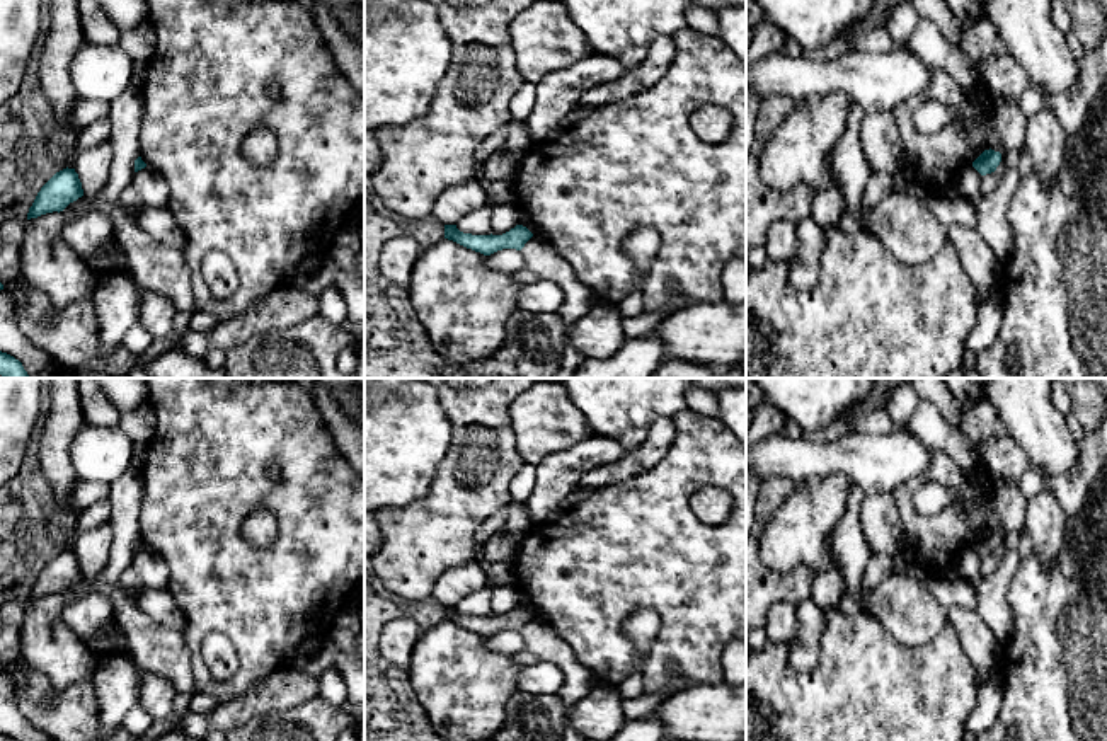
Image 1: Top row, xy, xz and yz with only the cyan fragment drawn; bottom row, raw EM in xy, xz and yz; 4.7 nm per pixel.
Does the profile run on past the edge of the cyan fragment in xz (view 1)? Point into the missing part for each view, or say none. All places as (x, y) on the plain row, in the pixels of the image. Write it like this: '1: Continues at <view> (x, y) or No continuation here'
1: No continuation here

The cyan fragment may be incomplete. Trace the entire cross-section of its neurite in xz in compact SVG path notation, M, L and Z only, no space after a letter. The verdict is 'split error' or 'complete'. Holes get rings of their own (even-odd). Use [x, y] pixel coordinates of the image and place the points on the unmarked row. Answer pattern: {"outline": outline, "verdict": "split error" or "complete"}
{"outline": "M445 606L445 620L453 622L484 637L490 637L502 630L521 632L531 618L533 615L523 606L516 606L502 617L472 617L460 613L456 606Z", "verdict": "complete"}

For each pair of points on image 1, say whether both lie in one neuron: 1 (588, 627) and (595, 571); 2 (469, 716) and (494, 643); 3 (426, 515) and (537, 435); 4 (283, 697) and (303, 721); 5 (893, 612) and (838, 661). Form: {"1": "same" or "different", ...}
{"1": "same", "2": "different", "3": "different", "4": "different", "5": "different"}

